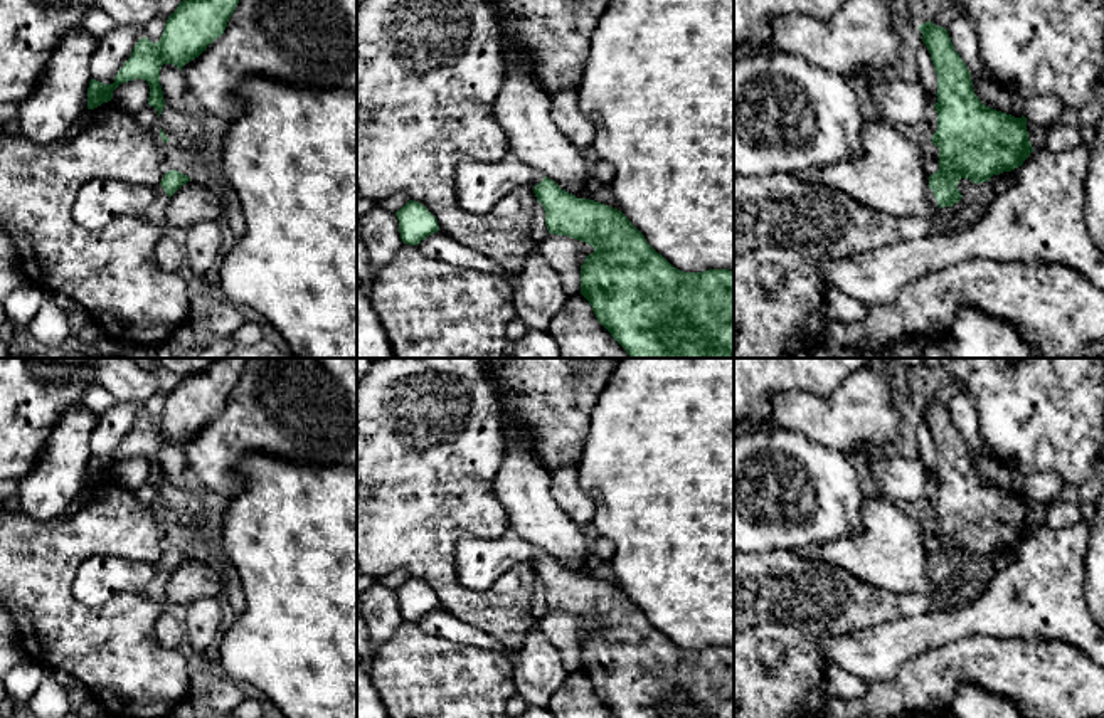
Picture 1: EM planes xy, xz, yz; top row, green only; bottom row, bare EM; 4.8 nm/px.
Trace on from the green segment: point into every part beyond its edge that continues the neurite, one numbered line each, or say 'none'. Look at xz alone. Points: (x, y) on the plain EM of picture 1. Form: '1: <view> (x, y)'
1: xz (480, 562)

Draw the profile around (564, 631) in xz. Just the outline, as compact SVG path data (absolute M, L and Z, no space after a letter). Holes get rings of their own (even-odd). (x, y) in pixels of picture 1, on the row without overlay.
M549 610L537 619L537 626L559 651L567 673L581 671L581 642L594 624L567 612Z

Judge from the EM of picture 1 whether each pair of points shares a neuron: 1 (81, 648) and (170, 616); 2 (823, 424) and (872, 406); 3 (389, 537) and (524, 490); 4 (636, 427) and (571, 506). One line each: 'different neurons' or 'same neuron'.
1: different neurons
2: same neuron
3: different neurons
4: different neurons

